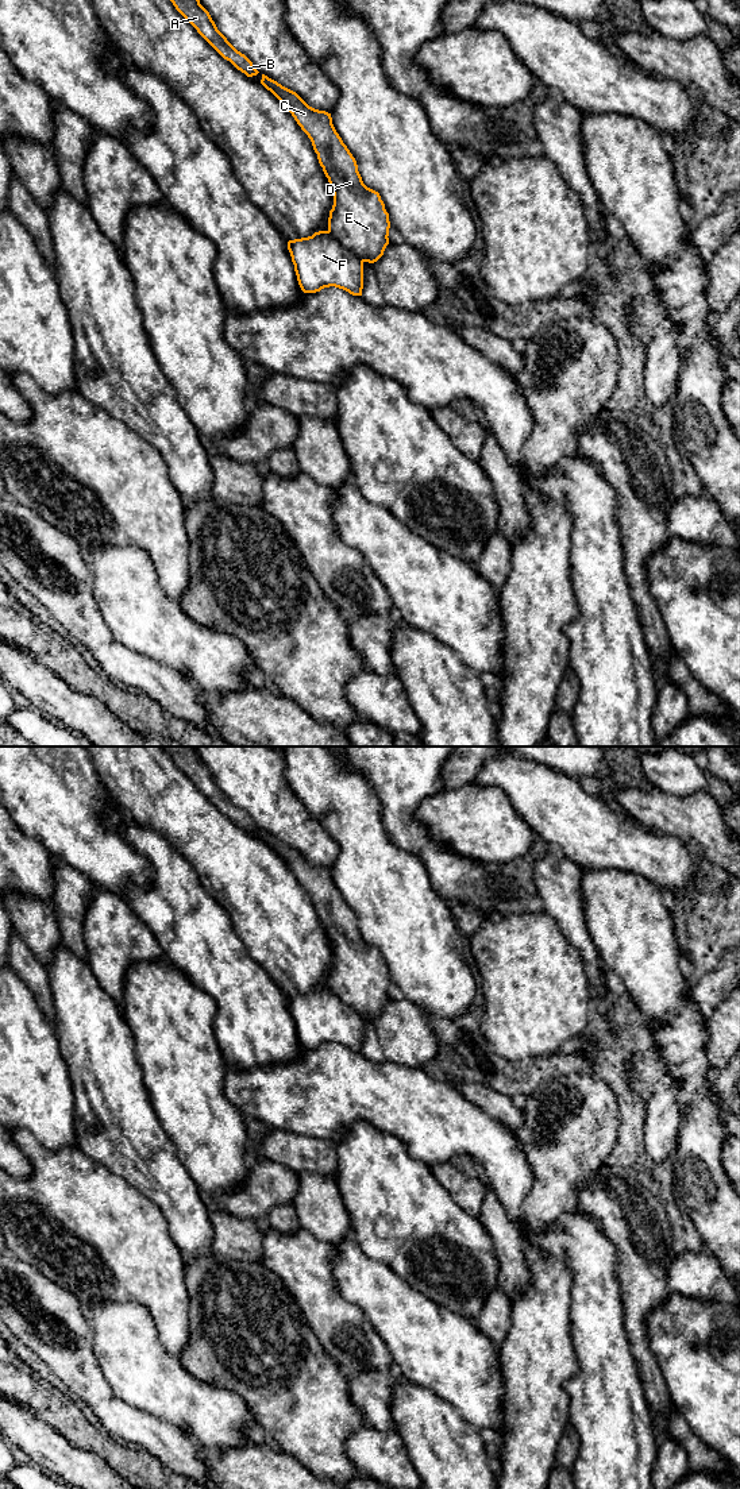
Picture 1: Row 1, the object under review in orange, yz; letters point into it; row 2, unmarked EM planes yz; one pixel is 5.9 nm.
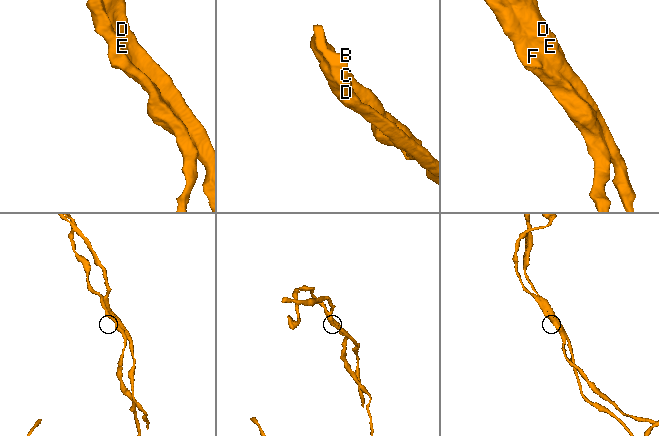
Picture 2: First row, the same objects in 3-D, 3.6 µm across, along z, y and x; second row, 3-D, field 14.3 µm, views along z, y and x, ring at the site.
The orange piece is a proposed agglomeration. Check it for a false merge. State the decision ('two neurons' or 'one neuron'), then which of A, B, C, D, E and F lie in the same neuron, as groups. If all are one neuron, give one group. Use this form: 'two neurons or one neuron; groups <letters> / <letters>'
two neurons; groups A B C D E / F

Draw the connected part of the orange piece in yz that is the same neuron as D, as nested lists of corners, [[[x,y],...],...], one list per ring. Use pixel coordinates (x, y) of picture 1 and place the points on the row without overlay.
[[[265,830],[261,840],[288,864],[312,898],[334,949],[328,987],[362,1018],[377,1018],[389,1000],[389,969],[379,949],[363,940],[331,869],[309,863],[296,848]]]

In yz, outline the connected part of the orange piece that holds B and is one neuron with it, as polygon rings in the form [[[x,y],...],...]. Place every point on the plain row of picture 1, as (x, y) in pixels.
[[[162,747],[176,765],[197,786],[197,788],[227,817],[247,833],[259,828],[253,818],[238,807],[217,786],[209,768],[200,760],[194,747]]]

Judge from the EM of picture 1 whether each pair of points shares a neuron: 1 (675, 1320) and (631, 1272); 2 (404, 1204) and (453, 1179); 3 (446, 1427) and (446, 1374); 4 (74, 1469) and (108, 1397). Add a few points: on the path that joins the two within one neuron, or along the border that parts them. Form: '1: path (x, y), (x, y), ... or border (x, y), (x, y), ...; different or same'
1: border (670, 1291), (669, 1296), (646, 1319), (646, 1333); different
2: path (416, 1204), (427, 1204), (440, 1191); same
3: border (419, 1385), (430, 1388), (470, 1423); different
4: border (106, 1431), (114, 1438), (134, 1446); different

